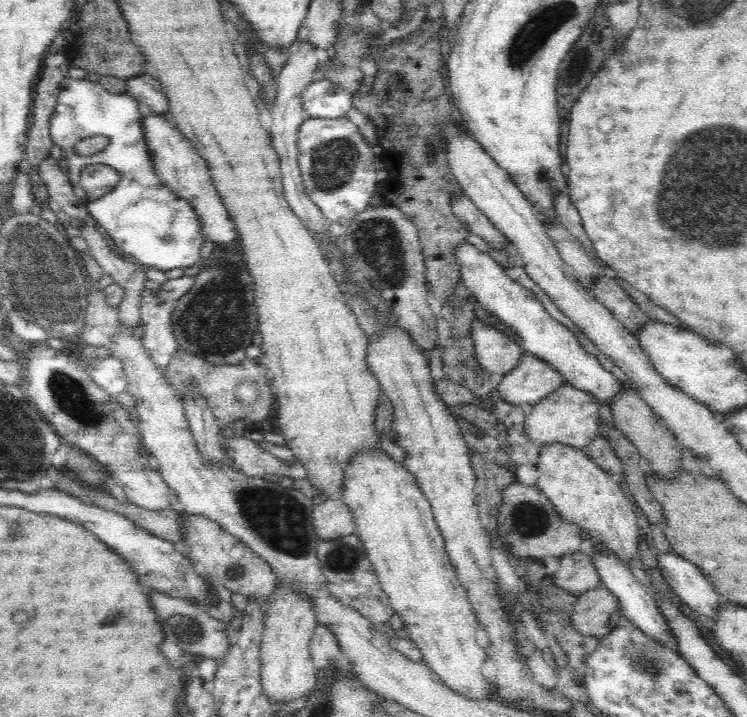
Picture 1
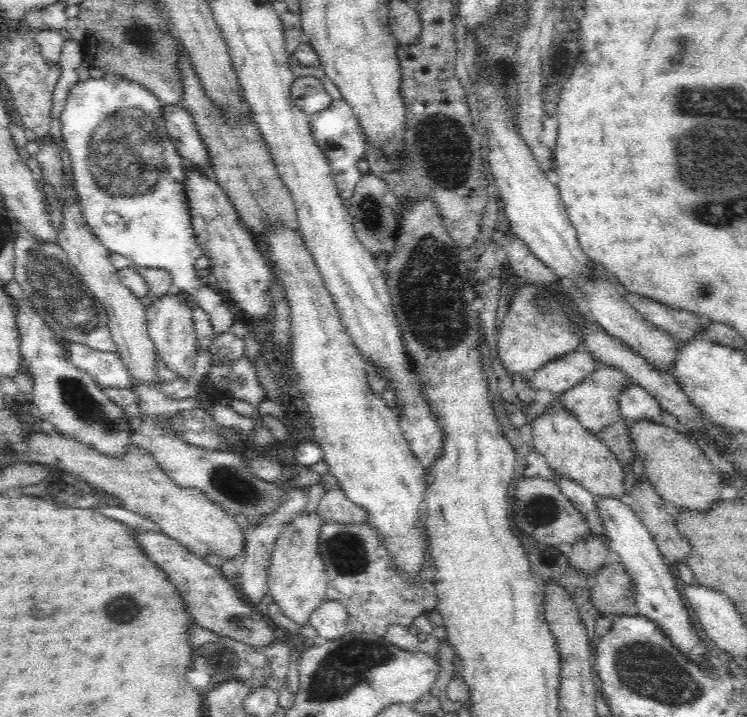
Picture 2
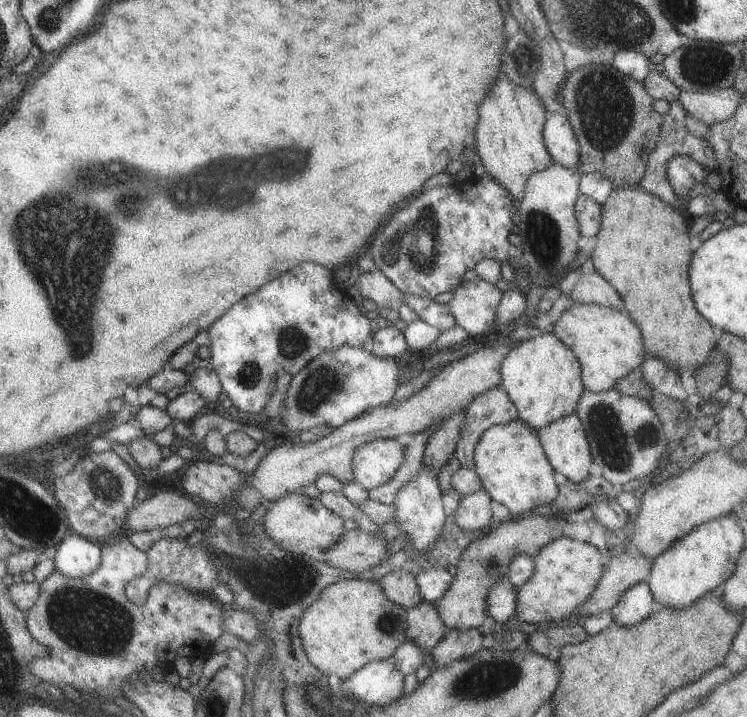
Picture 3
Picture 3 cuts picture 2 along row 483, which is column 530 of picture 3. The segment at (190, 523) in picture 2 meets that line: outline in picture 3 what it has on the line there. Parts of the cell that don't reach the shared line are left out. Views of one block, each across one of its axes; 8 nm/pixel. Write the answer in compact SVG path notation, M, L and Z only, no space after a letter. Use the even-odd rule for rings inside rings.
M501 68L491 90L477 106L478 119L473 135L476 152L491 178L503 186L510 198L519 200L523 196L527 178L533 172L551 166L552 158L544 146L541 134L545 115L546 110L537 100L533 89L513 84L507 80Z

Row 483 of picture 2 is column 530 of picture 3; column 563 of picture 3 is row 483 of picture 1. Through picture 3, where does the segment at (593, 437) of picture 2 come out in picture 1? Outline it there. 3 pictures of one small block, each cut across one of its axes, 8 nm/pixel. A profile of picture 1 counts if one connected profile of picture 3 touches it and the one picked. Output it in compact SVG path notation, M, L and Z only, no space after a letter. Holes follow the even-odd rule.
M550 444L540 450L537 469L539 478L537 487L541 493L553 504L558 516L568 524L575 524L579 528L581 535L589 540L589 543L598 552L610 552L618 562L632 570L632 566L642 565L640 550L638 549L638 522L639 511L635 508L635 503L626 498L618 485L619 479L598 469L585 449L568 448L563 444Z

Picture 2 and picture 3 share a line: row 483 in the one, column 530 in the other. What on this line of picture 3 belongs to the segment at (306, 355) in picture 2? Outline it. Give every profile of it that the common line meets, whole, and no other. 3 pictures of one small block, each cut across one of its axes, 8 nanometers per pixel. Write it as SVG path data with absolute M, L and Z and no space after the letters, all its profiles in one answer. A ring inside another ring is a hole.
M553 333L539 334L533 338L521 336L517 346L513 346L499 364L498 387L515 406L518 419L534 431L573 414L584 391L577 358Z

